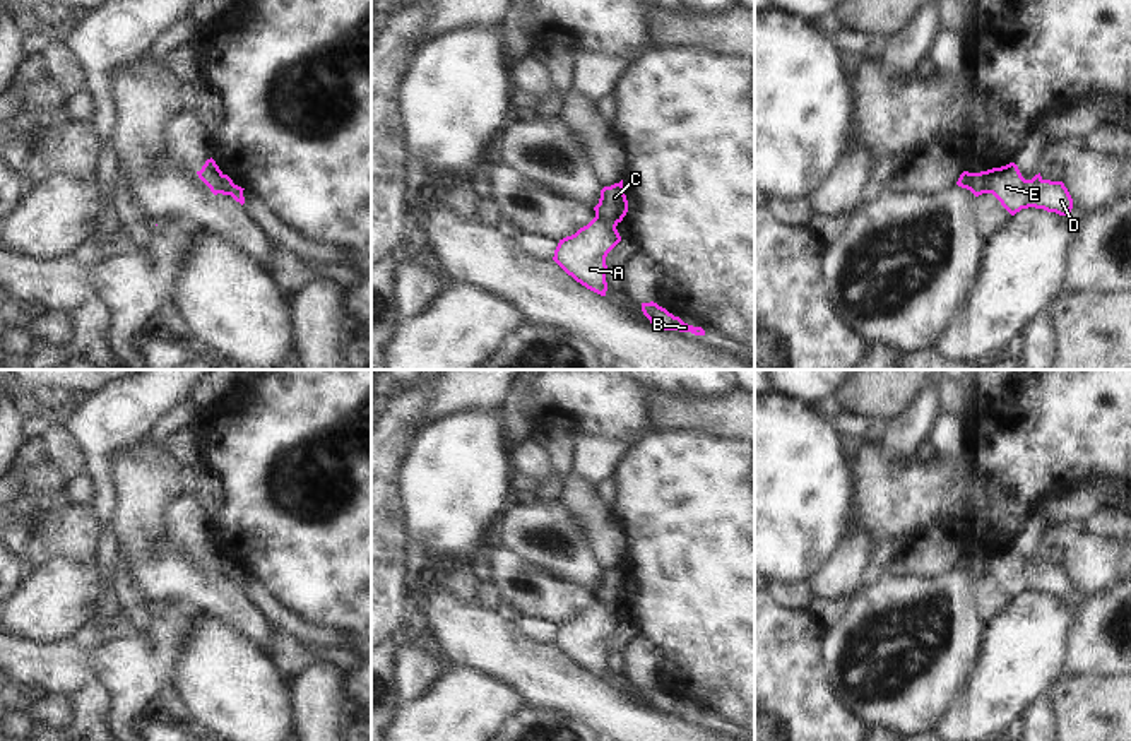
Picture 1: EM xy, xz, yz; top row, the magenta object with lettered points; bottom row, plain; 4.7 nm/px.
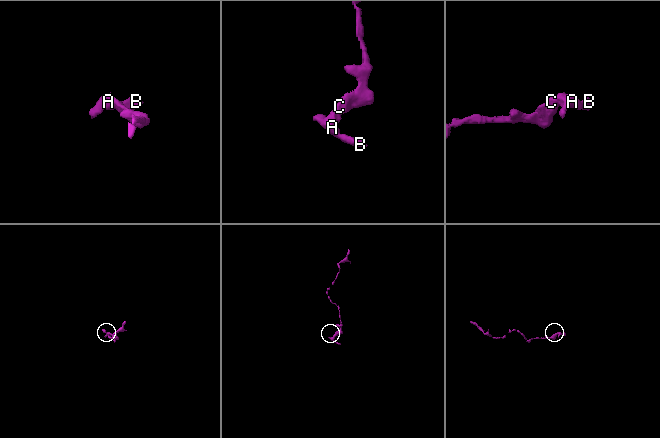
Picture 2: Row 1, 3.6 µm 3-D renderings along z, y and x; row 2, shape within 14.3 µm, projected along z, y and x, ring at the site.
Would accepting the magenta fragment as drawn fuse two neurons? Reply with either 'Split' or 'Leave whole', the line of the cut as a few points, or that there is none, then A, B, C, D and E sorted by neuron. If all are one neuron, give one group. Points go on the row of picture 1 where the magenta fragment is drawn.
Split. Split along xz (596, 214), (615, 230). Groups: A B D E / C

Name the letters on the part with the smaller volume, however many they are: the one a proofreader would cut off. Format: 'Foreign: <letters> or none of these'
Foreign: A, B, D, E

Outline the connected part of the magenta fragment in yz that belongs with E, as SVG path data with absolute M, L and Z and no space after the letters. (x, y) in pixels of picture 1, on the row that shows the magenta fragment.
M1015 163L986 171L991 193L1015 216L1021 209L1035 207L1066 216L1073 209L1073 199L1063 181L1044 180L1035 175L1025 180Z

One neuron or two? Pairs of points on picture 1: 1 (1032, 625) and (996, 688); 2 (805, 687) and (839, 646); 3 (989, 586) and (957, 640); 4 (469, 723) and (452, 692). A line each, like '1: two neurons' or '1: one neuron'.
1: one neuron
2: two neurons
3: two neurons
4: one neuron

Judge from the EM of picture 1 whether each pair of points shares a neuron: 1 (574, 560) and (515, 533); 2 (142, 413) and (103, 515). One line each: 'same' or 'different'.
1: same
2: same

